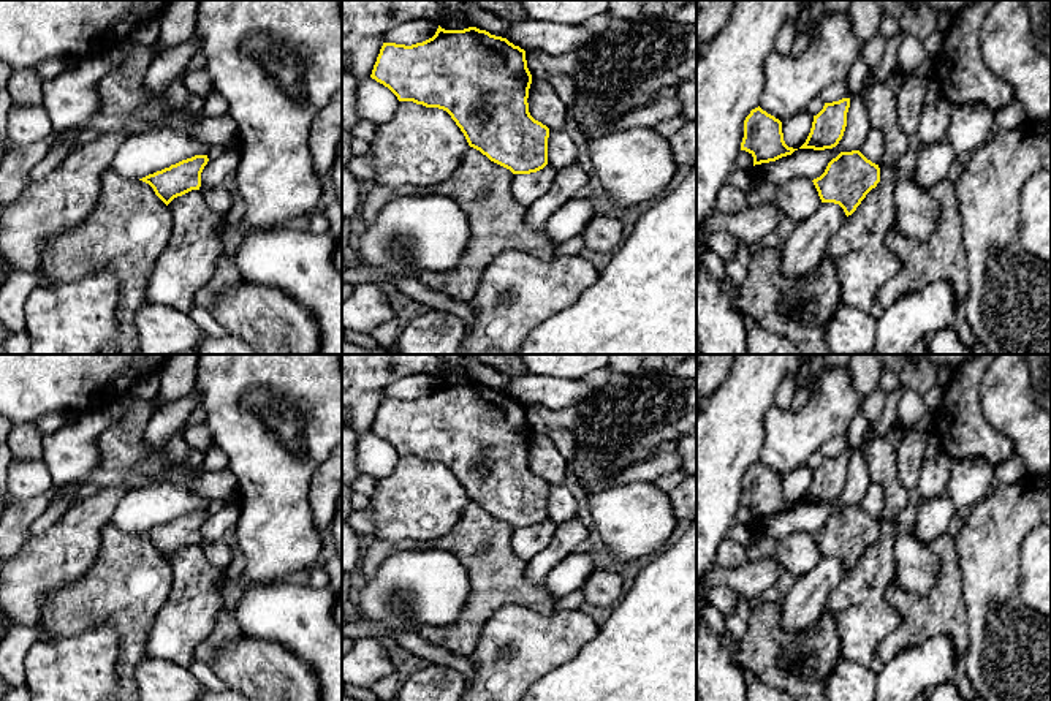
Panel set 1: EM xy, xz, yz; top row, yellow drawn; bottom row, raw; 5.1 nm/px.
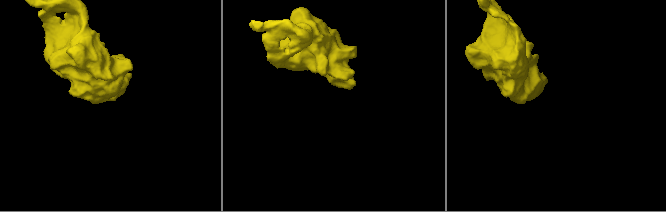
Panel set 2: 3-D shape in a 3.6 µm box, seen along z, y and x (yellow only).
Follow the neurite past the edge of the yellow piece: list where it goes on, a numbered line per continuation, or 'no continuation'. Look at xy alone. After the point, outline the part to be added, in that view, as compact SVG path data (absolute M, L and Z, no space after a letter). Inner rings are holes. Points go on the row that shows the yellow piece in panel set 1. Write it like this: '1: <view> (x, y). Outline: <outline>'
1: xy (217, 198). Outline: M201 184L199 193L215 214L226 214L233 207L233 198L225 185L206 187Z

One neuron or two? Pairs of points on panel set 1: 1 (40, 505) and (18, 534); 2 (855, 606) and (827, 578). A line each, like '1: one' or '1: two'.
1: one
2: two

